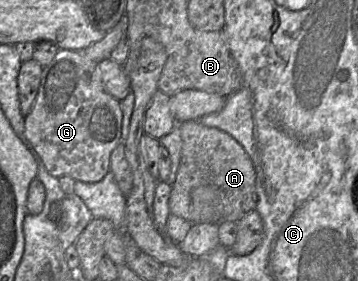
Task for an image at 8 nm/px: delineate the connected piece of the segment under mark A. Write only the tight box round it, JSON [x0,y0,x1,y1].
[169,120,257,224]

